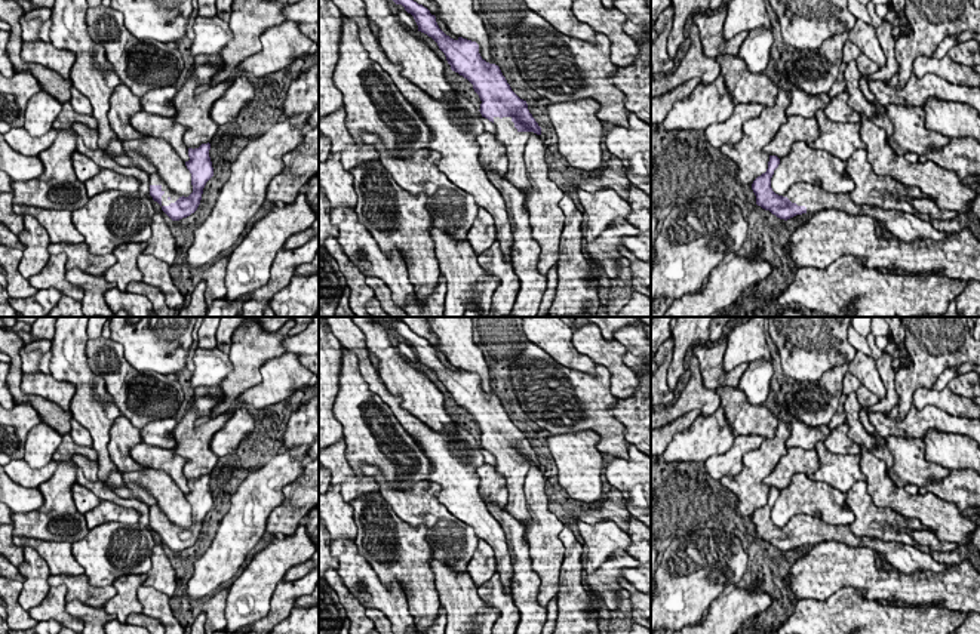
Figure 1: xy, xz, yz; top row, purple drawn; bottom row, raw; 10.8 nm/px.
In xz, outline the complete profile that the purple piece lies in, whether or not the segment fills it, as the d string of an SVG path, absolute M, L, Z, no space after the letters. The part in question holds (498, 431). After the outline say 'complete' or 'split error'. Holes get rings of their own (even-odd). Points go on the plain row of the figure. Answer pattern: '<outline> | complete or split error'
M387 317L387 320L391 324L391 332L396 336L402 336L405 342L414 348L418 363L427 366L437 375L439 381L445 385L451 401L473 416L474 424L482 433L479 441L482 449L494 455L495 470L506 478L509 499L504 510L525 526L526 538L526 526L531 524L531 515L526 508L526 496L523 490L525 477L531 464L541 467L541 459L529 444L526 433L520 431L511 422L498 397L489 396L480 388L479 376L476 373L463 369L458 369L457 372L451 370L439 360L436 348L431 347L427 339L414 333L399 317Z | split error

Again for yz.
M769 487L767 504L753 513L752 521L756 527L756 536L780 551L787 553L796 547L814 547L820 542L835 541L851 548L869 548L882 561L904 575L913 575L918 570L941 572L947 567L912 545L866 536L857 538L848 524L829 524L815 515L798 514L784 527L778 527L771 520L771 510L778 496L780 490Z | split error

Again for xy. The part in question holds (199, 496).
M202 476L199 480L188 480L190 492L185 493L191 505L193 524L188 529L172 524L160 507L148 507L150 527L162 538L162 542L172 551L179 553L194 545L200 536L203 520L213 508L213 499L209 489L211 476Z | split error

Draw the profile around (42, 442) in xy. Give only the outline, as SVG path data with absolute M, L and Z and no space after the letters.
M40 422L27 436L24 461L34 470L46 467L53 461L53 453L61 441L62 436L50 425Z

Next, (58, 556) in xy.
M13 536L18 547L31 547L47 563L50 575L83 575L85 569L71 553L71 542L42 541L27 536Z

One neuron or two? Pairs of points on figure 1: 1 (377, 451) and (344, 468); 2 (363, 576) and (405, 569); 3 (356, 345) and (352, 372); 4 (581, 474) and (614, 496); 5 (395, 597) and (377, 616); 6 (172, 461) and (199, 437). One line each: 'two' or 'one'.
1: two
2: two
3: two
4: two
5: two
6: two

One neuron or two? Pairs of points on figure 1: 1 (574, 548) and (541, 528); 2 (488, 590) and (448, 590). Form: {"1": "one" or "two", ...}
{"1": "two", "2": "two"}

